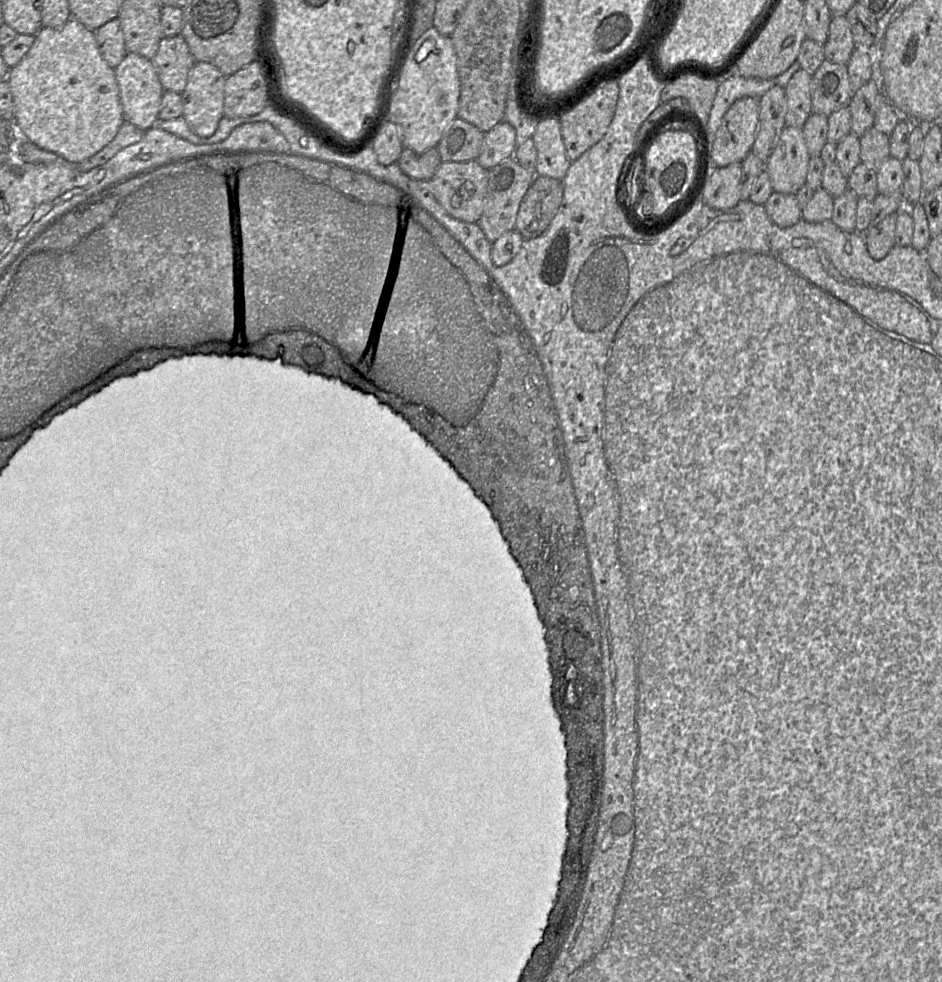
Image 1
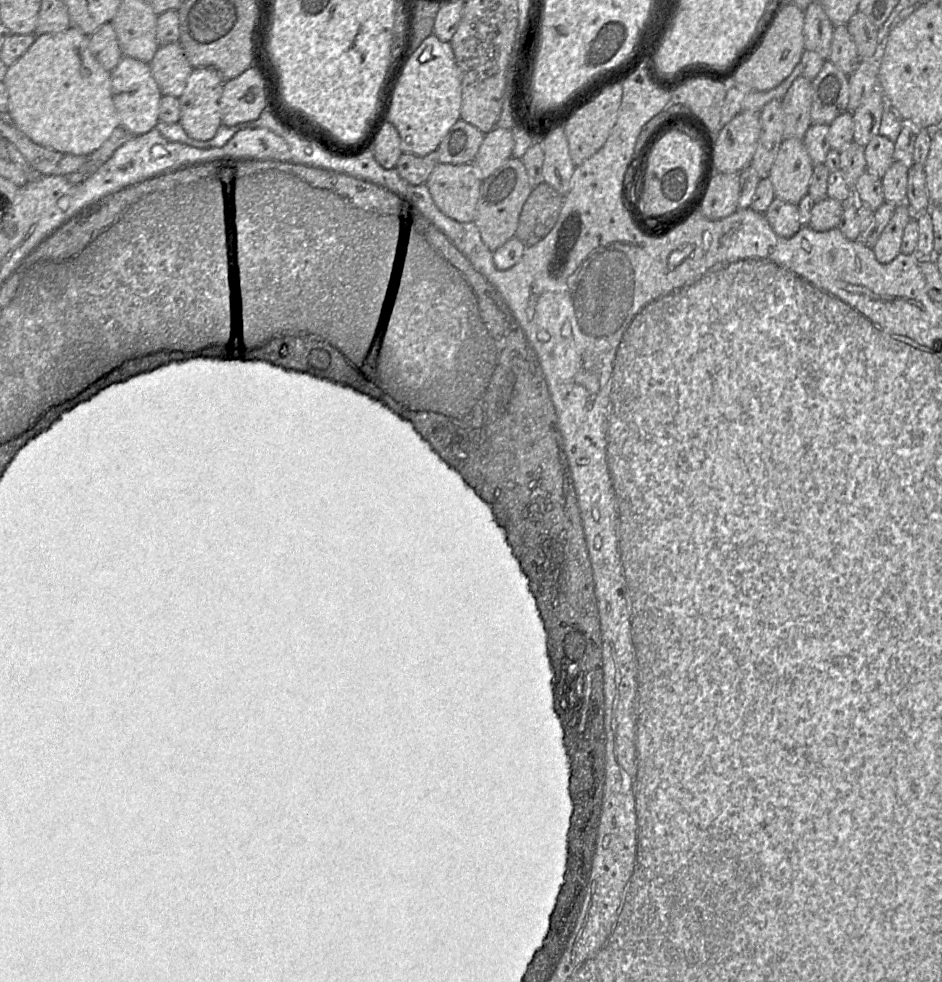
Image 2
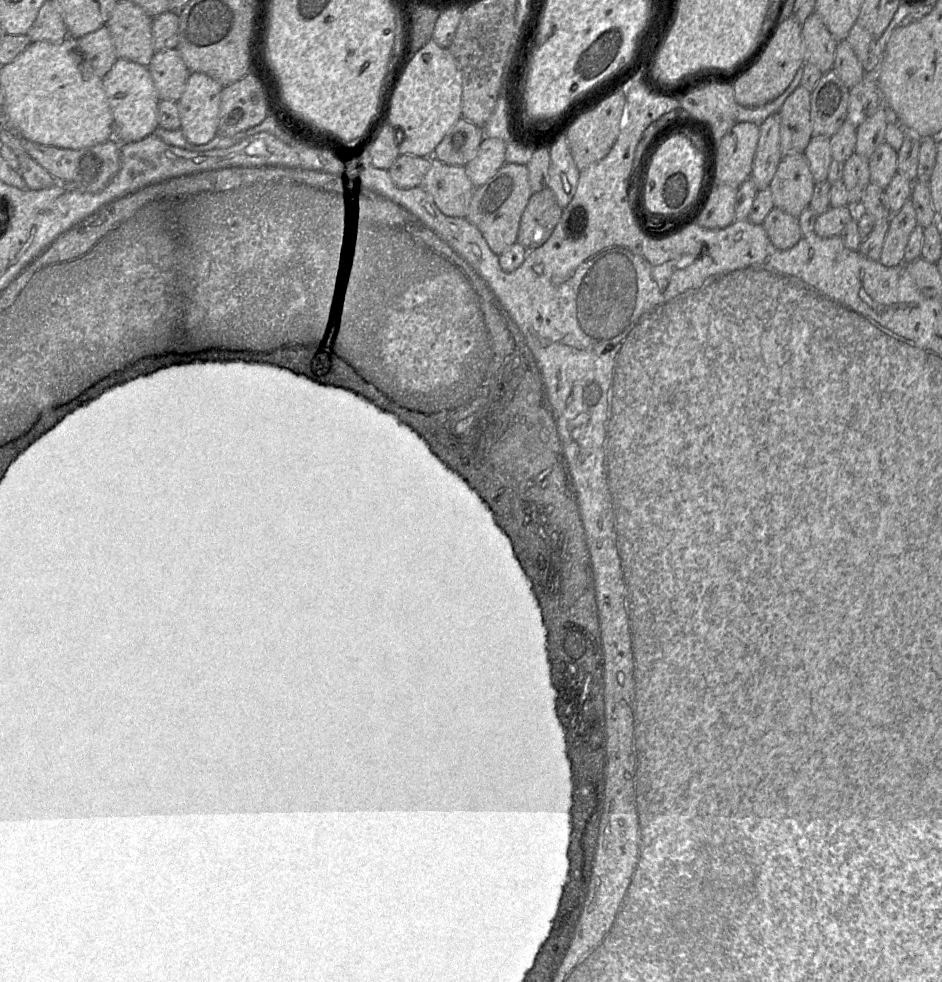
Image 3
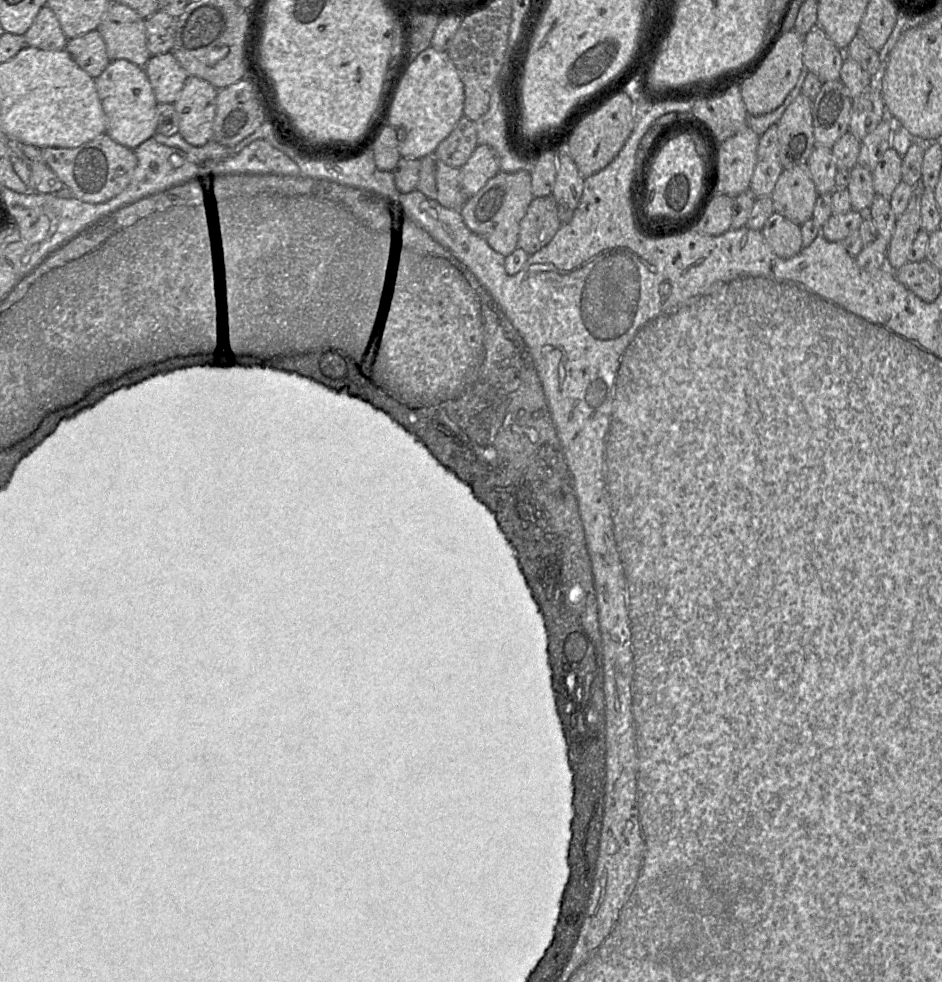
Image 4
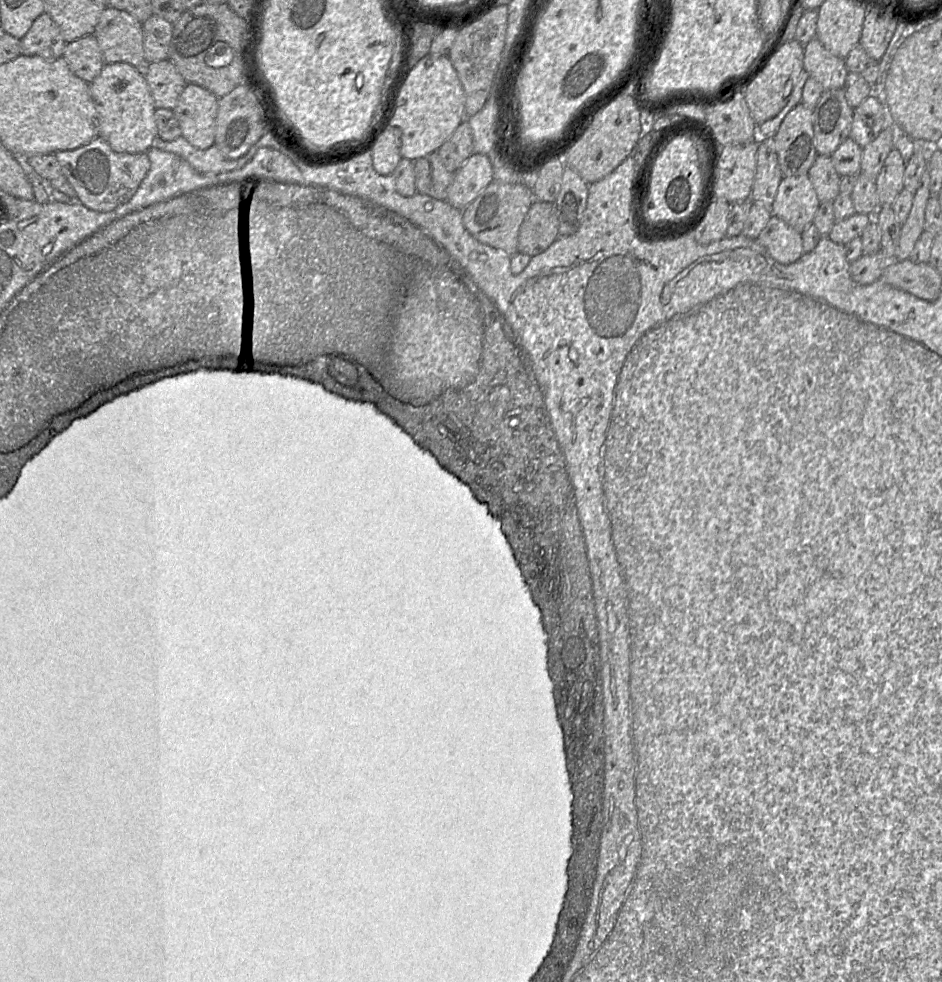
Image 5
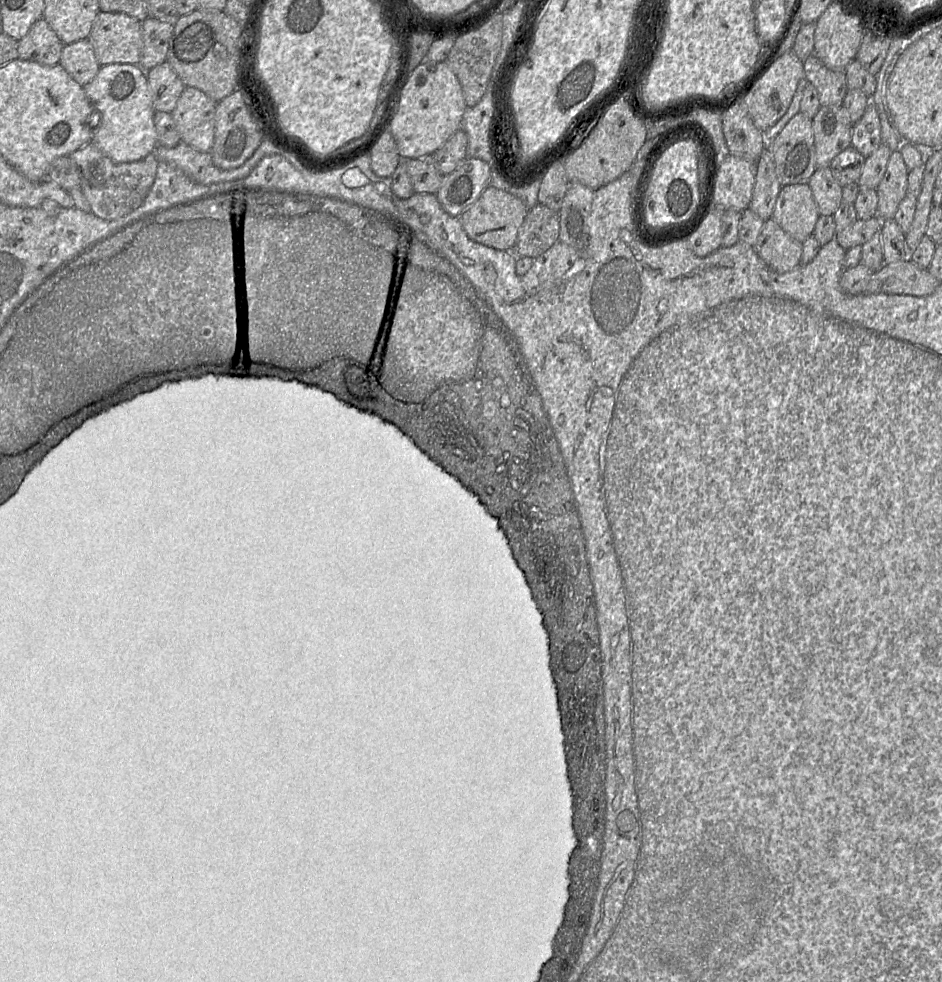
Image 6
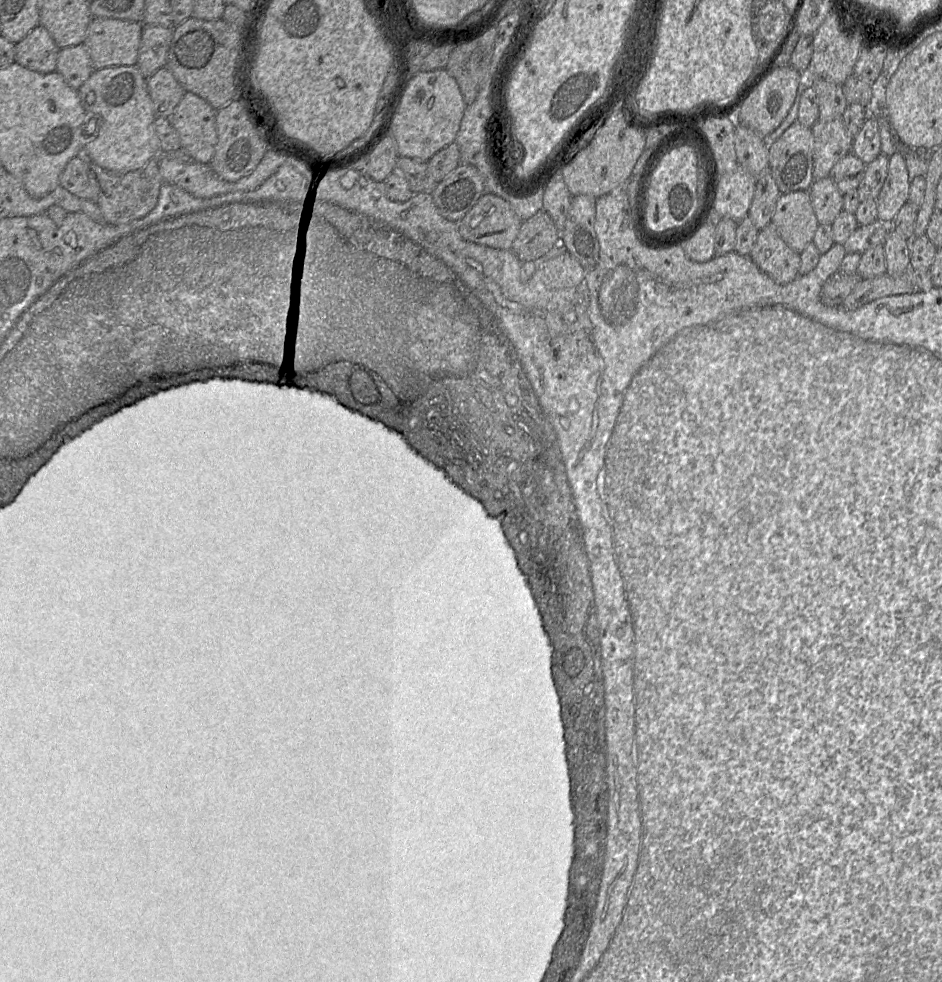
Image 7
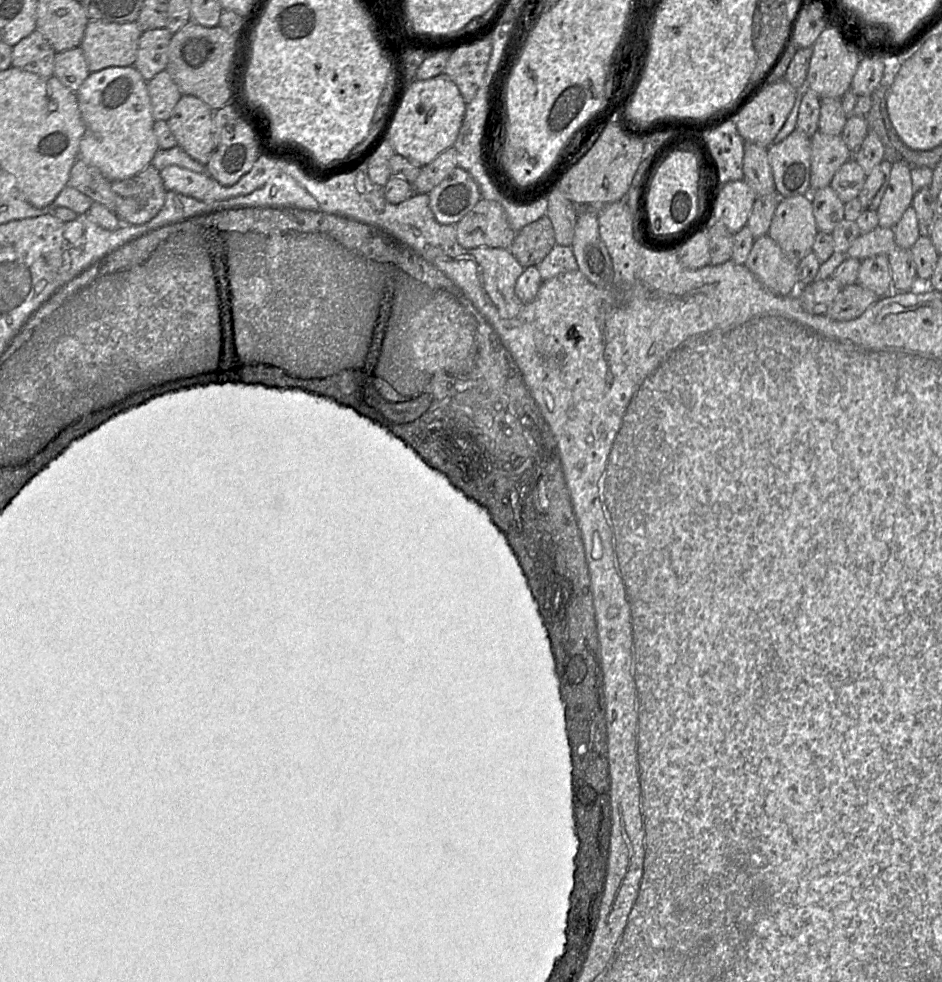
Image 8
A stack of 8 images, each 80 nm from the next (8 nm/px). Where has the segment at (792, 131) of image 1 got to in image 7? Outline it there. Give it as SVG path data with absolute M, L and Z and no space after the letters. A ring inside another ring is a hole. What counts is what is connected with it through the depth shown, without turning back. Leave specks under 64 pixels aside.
M810 191L781 193L771 222L785 243L801 254L819 225Z

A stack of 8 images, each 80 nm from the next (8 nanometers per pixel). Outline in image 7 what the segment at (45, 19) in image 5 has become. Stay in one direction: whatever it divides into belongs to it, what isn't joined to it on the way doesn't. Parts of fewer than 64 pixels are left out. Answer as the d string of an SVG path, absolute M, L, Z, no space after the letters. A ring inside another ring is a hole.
M42 25L15 45L15 63L39 73L56 71L60 48Z

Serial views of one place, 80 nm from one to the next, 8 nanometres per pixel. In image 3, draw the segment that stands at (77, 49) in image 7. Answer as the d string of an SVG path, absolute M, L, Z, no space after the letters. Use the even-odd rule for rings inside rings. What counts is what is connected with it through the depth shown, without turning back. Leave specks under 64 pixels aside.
M106 25L78 39L78 45L96 75L103 78L117 60Z

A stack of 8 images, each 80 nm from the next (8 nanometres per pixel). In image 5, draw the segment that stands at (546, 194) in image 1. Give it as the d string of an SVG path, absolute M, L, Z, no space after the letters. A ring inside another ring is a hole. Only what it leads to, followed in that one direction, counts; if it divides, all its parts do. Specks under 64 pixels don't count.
M535 200L520 225L517 251L535 256L545 251L559 236L555 203Z

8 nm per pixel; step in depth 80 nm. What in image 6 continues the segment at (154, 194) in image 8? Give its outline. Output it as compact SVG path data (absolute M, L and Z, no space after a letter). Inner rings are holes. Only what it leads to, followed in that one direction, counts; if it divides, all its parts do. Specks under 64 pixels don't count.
M88 143L69 154L80 178L80 189L88 201L91 212L104 220L115 220L137 209L148 195L157 172L154 154L129 163L116 163L103 154L93 143Z

